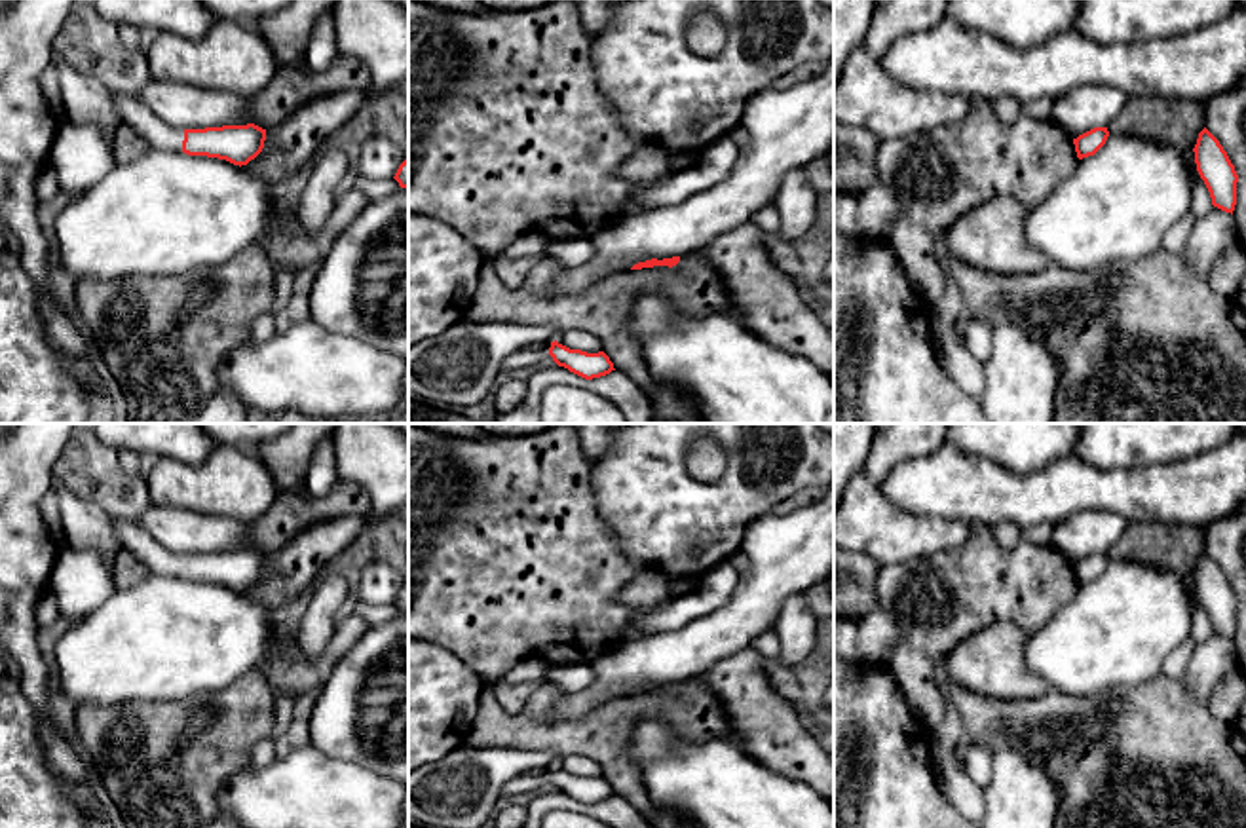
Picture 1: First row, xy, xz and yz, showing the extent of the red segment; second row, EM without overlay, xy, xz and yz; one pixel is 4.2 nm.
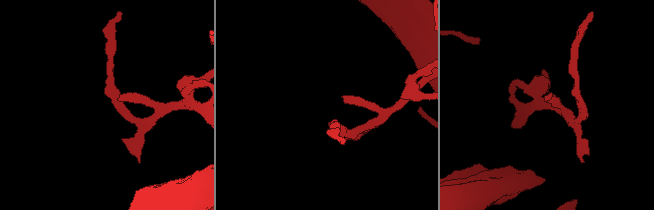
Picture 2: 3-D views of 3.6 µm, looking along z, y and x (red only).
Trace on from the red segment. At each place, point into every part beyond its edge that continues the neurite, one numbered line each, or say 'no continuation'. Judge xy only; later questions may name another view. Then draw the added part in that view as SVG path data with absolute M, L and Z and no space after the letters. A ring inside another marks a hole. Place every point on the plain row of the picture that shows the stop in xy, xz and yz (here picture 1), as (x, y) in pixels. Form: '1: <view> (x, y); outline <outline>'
1: xy (128, 534); outline M112 518L116 545L135 555L150 574L182 577L184 555L161 547L144 528L133 520Z

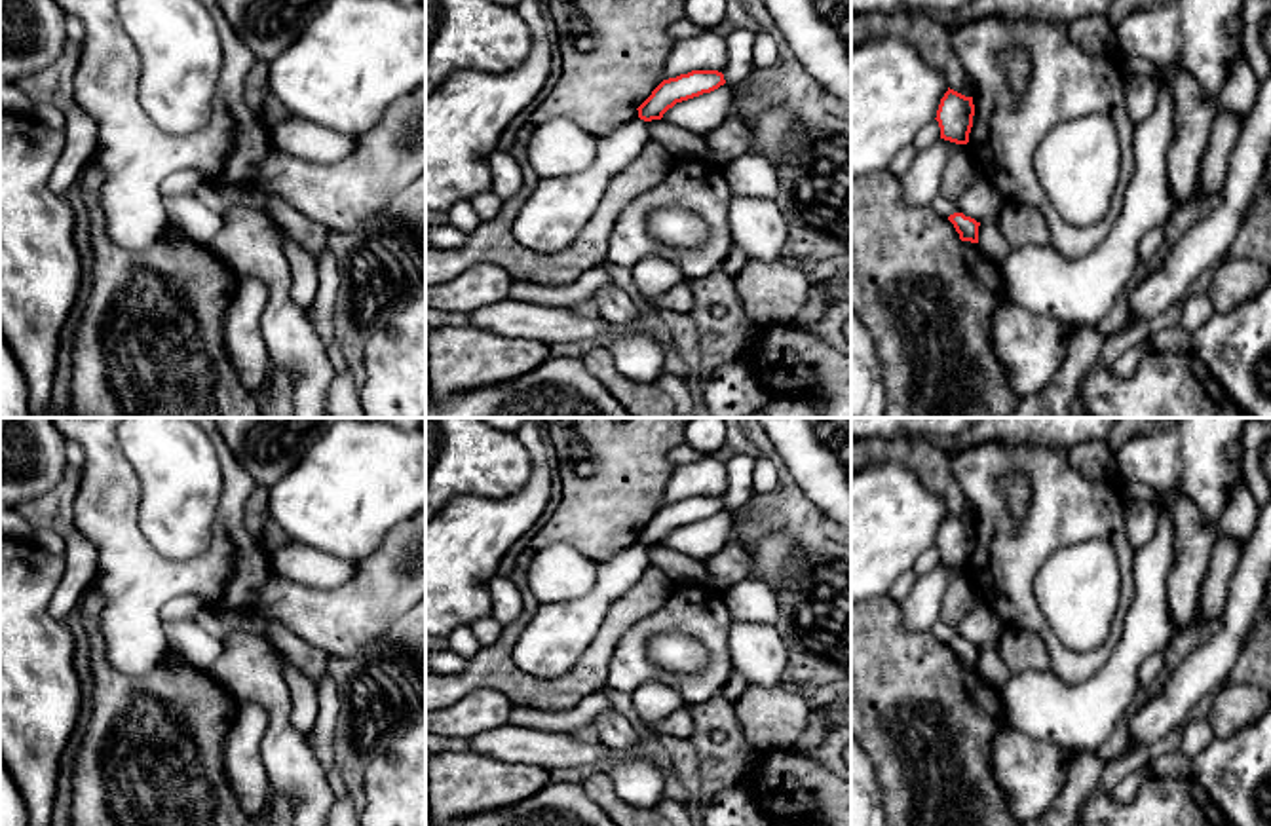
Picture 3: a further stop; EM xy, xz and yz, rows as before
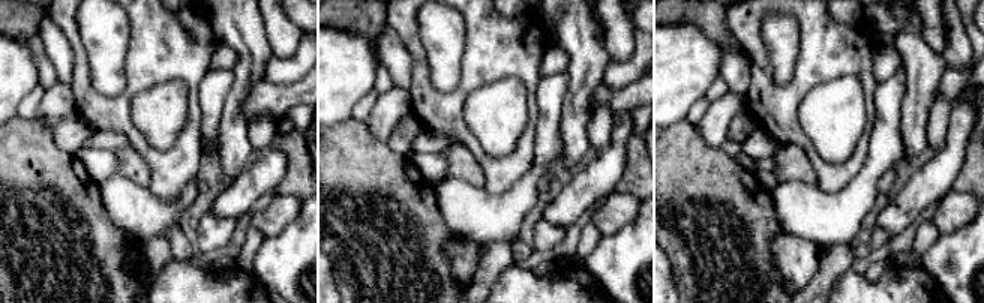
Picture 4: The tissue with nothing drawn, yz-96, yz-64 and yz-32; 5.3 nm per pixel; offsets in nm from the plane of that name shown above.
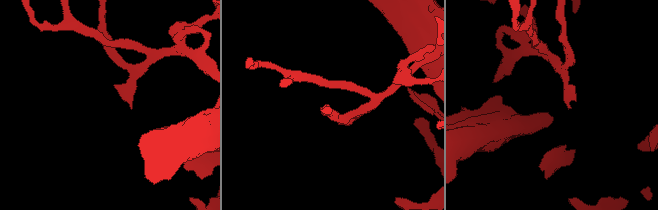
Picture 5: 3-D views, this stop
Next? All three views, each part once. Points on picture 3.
no continuation

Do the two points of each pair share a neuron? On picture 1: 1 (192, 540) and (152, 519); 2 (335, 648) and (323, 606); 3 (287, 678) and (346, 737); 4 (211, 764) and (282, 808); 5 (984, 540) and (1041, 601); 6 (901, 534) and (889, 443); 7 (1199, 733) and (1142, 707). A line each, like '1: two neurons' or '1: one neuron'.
1: one neuron
2: two neurons
3: two neurons
4: two neurons
5: one neuron
6: one neuron
7: one neuron

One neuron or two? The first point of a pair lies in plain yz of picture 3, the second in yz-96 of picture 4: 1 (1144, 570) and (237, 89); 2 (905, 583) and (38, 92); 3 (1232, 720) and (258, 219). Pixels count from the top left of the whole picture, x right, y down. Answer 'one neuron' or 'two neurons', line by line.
1: two neurons
2: one neuron
3: one neuron

